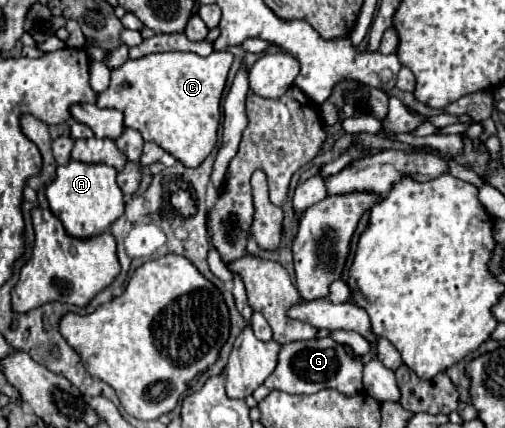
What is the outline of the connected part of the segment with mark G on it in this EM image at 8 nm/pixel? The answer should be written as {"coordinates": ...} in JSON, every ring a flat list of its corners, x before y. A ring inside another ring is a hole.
{"coordinates":[[332,337,308,339,308,341,296,341,296,343,282,345,278,353,278,365,272,371,272,375,264,381,264,385,268,389,278,389,286,393,318,393,322,389,338,389,340,393,346,393,348,397,352,397,354,393,362,393,362,369,364,369,364,363,358,357,348,355,344,351,344,345,336,343]]}

